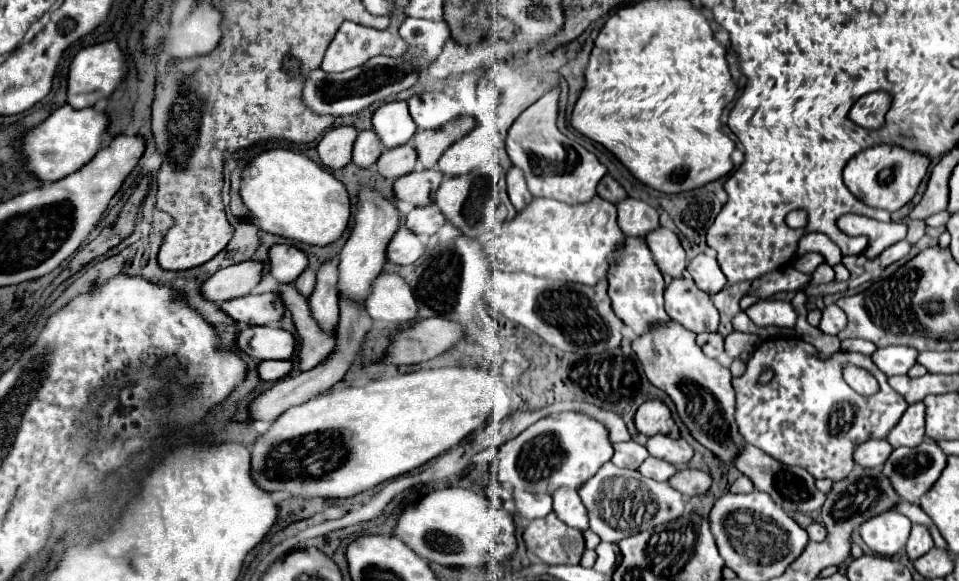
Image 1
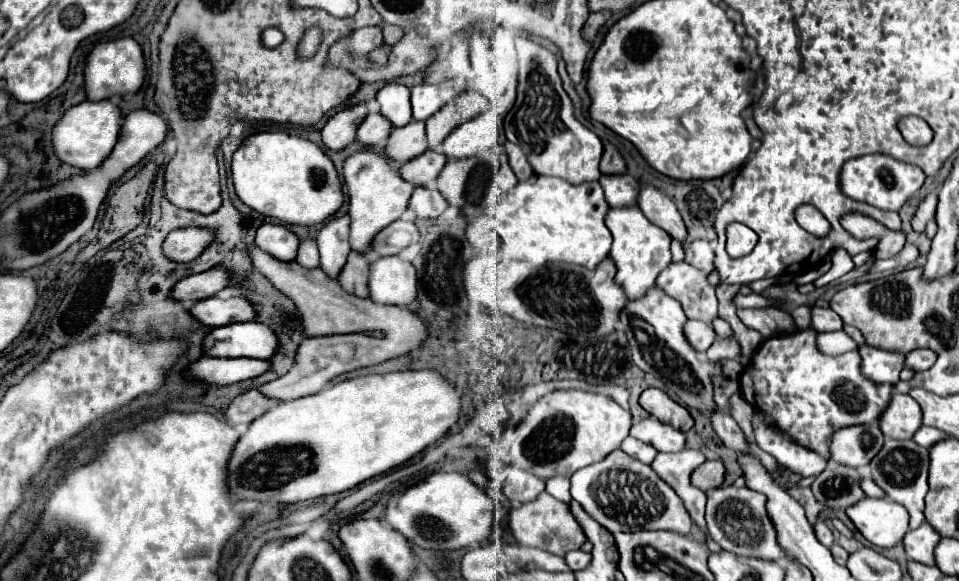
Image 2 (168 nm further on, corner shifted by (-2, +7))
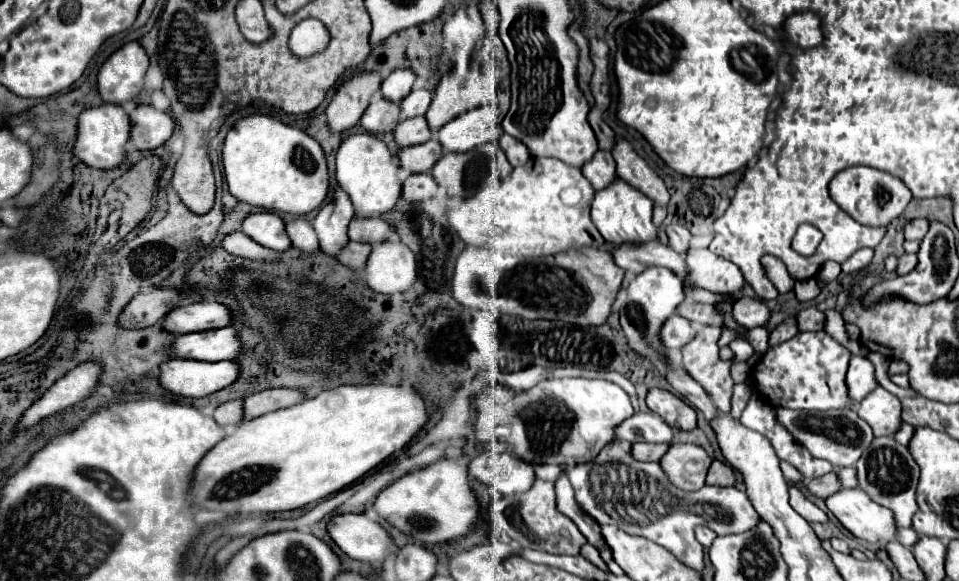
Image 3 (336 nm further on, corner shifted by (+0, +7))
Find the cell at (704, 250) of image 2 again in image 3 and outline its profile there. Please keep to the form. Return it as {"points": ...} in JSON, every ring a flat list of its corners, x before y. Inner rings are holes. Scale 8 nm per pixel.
{"points":[[668,225,664,227,664,233,668,237,668,245,674,249,674,251,680,251,680,253,686,253,688,249,688,241,690,241,690,231,682,225]]}

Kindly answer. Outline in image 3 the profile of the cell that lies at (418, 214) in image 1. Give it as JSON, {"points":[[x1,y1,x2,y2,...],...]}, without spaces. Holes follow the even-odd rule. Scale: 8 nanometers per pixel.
{"points":[[412,173,402,185,402,197,406,201,422,201,436,195,436,181,430,173]]}

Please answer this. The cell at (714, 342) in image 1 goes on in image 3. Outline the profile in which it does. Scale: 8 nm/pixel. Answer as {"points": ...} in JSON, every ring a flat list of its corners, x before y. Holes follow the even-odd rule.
{"points":[[670,315,670,319,664,321,664,327,660,329,660,341,666,349,680,349,684,343,688,343,694,337,694,329,688,323,688,319,680,315]]}

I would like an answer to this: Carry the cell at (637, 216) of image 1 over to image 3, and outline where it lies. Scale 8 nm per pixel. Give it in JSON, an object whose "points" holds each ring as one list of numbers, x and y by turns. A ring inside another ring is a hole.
{"points":[[598,149,594,159,584,163,584,167,580,171,592,183,592,187,596,191,608,187,616,179,616,163,614,163,610,151,604,151,604,149]]}

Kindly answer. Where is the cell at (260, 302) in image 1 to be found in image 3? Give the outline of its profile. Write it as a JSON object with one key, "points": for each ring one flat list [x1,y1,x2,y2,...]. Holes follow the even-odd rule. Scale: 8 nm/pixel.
{"points":[[192,303,186,307,176,307,164,317,164,331,172,331,174,335,184,335,186,331,204,331,204,329,186,329,186,327,224,327,230,323,230,311,220,303]]}

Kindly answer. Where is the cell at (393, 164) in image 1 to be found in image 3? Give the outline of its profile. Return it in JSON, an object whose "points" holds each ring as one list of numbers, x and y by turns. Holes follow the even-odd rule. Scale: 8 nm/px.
{"points":[[412,117,412,119,398,123,398,127,394,129,394,139,396,139,398,147,402,149,408,145,426,143,428,139,432,139,432,131,426,123,426,117]]}

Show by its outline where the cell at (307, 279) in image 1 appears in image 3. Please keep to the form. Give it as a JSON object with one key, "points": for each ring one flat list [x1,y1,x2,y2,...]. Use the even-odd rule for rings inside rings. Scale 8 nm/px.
{"points":[[294,219,294,221,286,223,286,233,288,233,292,245,298,247,300,251,312,253,318,249,318,237,308,219]]}

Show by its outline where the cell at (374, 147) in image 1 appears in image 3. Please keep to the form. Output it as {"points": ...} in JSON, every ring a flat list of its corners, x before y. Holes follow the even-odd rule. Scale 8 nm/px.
{"points":[[376,93,368,109,364,111,360,123,368,133,386,133,394,131,394,127,398,125,398,115,400,115,398,103,392,103,384,99,380,93]]}

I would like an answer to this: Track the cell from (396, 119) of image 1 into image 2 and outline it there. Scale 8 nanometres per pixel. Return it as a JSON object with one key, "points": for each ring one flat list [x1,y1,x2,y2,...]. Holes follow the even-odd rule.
{"points":[[388,83,378,91,376,101,380,105,380,113,386,115,386,119,390,119,394,127,402,127,412,121,408,87,398,83]]}

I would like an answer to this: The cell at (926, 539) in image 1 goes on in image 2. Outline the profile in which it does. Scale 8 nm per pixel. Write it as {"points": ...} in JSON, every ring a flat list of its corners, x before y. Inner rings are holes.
{"points":[[922,523,918,529,912,529,906,533,904,549,912,561,934,565,934,547,938,545,938,541,940,541,938,531,934,531,930,523]]}

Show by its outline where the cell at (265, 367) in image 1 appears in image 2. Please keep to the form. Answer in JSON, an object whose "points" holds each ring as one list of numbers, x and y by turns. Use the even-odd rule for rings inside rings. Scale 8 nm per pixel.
{"points":[[202,357,190,365,190,373,210,385,222,387,230,383,238,383,244,379,258,377,270,369,270,361,260,359,216,359,216,357]]}

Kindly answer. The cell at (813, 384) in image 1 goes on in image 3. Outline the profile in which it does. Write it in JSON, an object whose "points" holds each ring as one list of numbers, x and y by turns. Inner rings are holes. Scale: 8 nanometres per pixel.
{"points":[[826,331,798,333,786,343,770,347,760,361,752,367,752,385,766,397,768,403,790,407,790,409,842,409,850,407,846,391,846,369,850,361,850,351,834,341]]}

